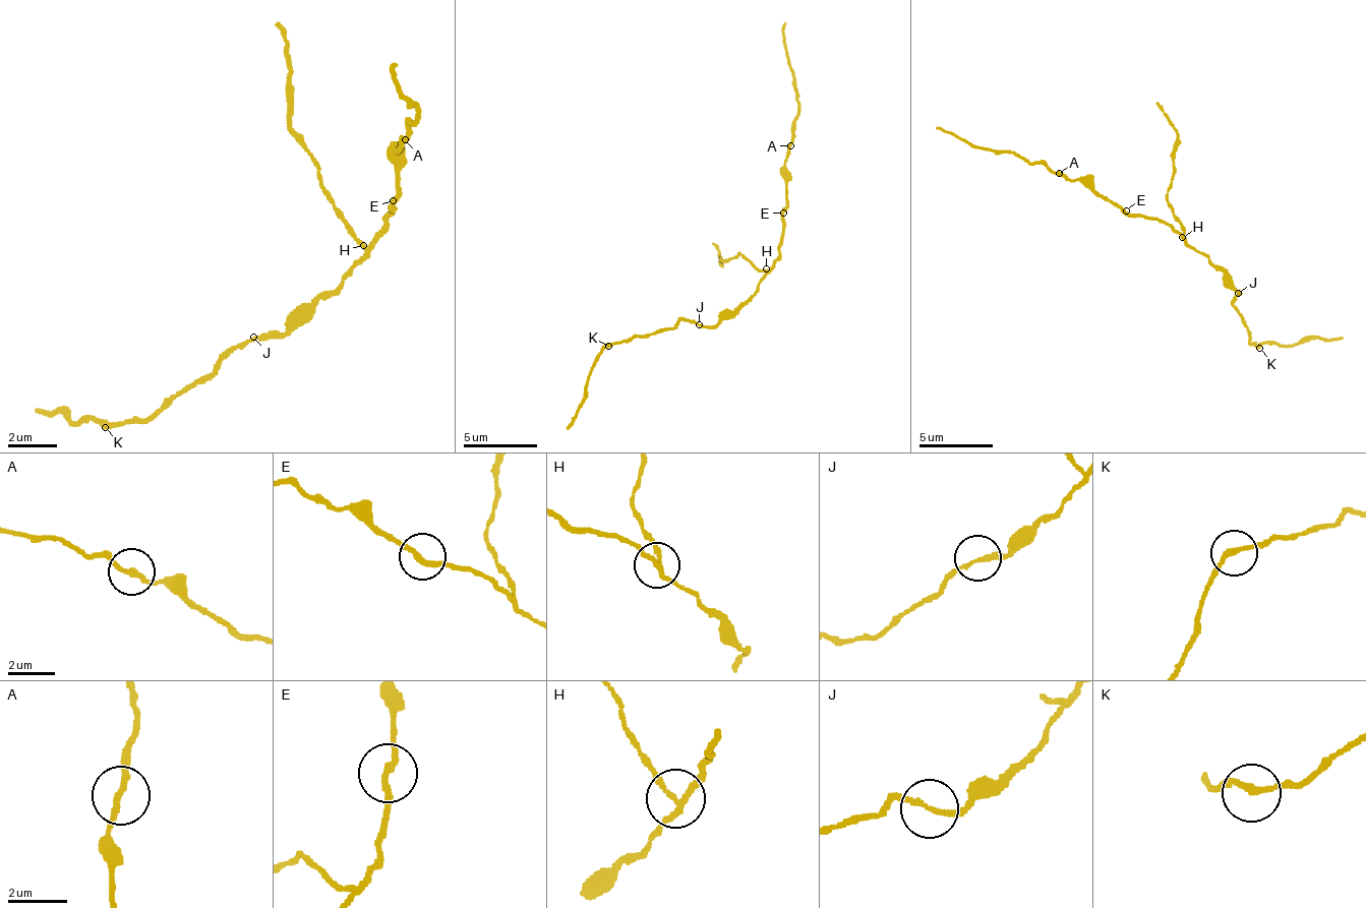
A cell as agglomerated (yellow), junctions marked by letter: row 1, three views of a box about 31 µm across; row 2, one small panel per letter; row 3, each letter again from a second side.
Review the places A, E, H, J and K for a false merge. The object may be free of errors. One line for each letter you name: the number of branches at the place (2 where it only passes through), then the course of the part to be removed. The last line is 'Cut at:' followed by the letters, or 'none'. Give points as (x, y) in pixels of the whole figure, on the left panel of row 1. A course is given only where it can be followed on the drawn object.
H: 3 branches meet; foreign part runs (362, 244), (319, 182), (289, 121), (289, 66), (277, 23)
Cut at: H

